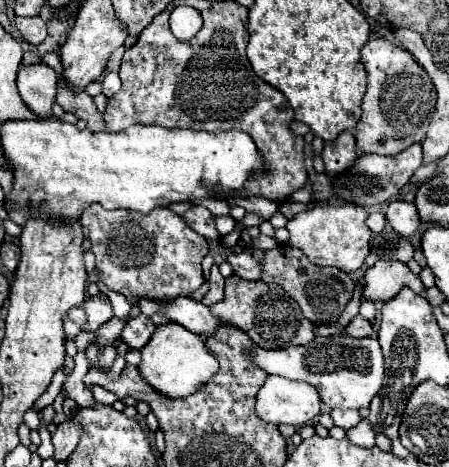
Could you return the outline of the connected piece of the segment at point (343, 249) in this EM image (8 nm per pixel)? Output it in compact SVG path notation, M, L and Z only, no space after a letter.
M314 206L306 212L296 214L288 220L286 228L290 232L288 246L302 250L310 262L318 266L334 266L344 272L356 272L364 258L370 254L372 230L366 226L368 212L358 206Z

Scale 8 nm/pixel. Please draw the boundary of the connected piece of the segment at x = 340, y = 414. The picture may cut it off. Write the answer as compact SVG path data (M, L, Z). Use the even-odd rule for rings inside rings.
M336 408L336 410L330 412L330 416L332 416L334 424L340 426L340 428L344 428L344 430L350 430L352 426L356 426L360 422L360 414L354 412L354 410L338 410Z

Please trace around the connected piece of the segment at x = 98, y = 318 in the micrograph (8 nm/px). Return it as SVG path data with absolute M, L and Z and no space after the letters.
M106 294L88 298L84 302L84 312L86 312L86 330L90 330L90 332L96 332L106 320L110 320L114 316L112 304Z

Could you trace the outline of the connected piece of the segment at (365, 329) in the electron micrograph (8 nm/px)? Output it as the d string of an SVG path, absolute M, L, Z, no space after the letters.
M358 314L358 316L354 316L352 322L344 328L344 332L346 332L346 336L354 336L354 338L368 338L368 336L372 336L374 330L372 330L372 324Z

